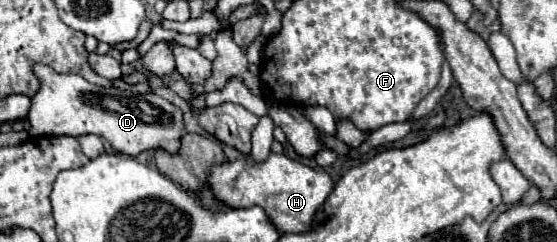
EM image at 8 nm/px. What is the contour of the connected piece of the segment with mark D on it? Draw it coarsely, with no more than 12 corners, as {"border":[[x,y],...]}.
{"border":[[35,65],[31,135],[93,133],[123,155],[179,153],[167,99]]}

